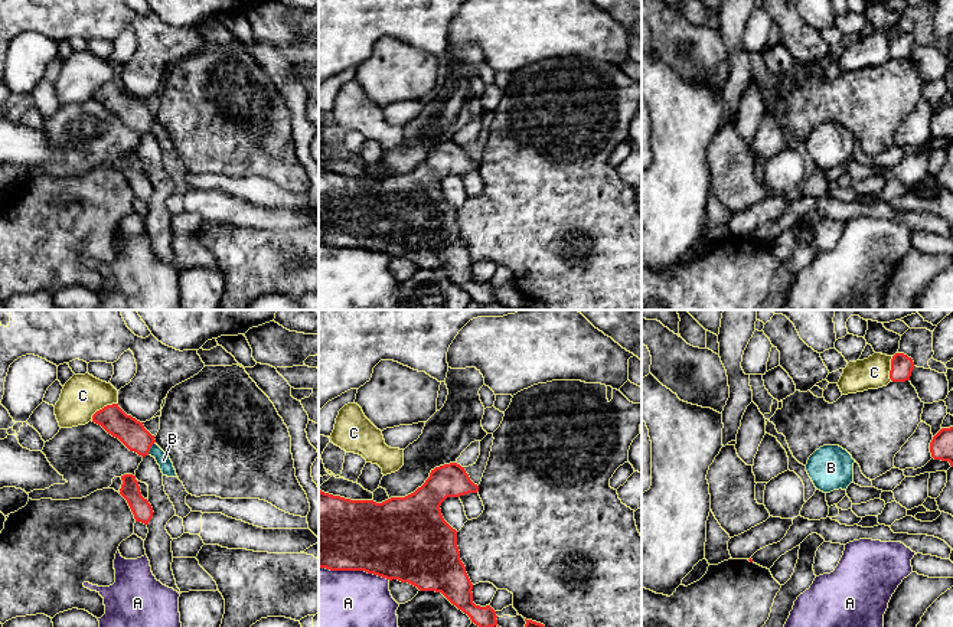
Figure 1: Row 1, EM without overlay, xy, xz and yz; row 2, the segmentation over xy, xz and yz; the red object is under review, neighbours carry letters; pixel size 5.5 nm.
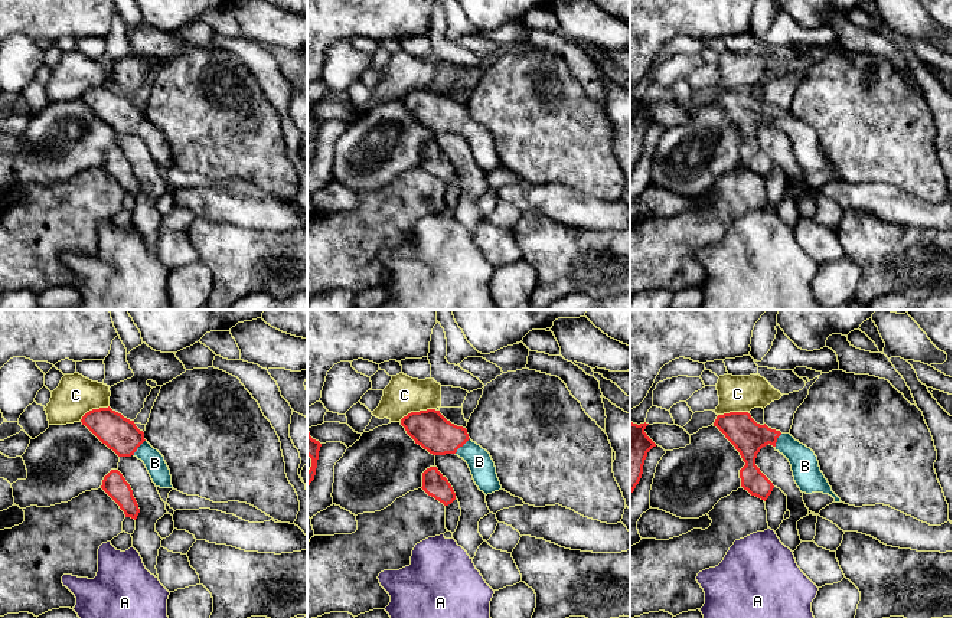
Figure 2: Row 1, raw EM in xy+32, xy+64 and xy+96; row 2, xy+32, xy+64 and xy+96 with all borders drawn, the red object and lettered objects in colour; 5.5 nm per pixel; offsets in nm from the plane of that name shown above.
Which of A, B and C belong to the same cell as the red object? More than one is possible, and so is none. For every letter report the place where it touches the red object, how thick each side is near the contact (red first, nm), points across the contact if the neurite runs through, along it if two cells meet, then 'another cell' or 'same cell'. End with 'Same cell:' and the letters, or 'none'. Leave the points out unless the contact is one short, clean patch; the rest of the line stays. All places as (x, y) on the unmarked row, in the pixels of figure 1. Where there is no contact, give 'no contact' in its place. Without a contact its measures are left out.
A: meets red in xz at (355, 247); 420 nm thick on the red side, 500 nm on the other; another cell
B: meets red in xy at (150, 124); 160 nm thick on the red side, 80 nm on the other; runs through xy (131, 110), (150, 124), (163, 137); same cell
C: meets red in xy at (104, 84); 160 nm thick on the red side, 240 nm on the other; another cell
Same cell: B

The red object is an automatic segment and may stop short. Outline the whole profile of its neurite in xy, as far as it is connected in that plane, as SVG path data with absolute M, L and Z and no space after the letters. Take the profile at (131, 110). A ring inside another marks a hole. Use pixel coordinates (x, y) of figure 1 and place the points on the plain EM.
M118 81L107 82L97 88L92 92L92 99L118 115L130 128L141 134L154 134L163 153L177 154L170 134L156 121L154 112L144 105L143 99L127 92Z

